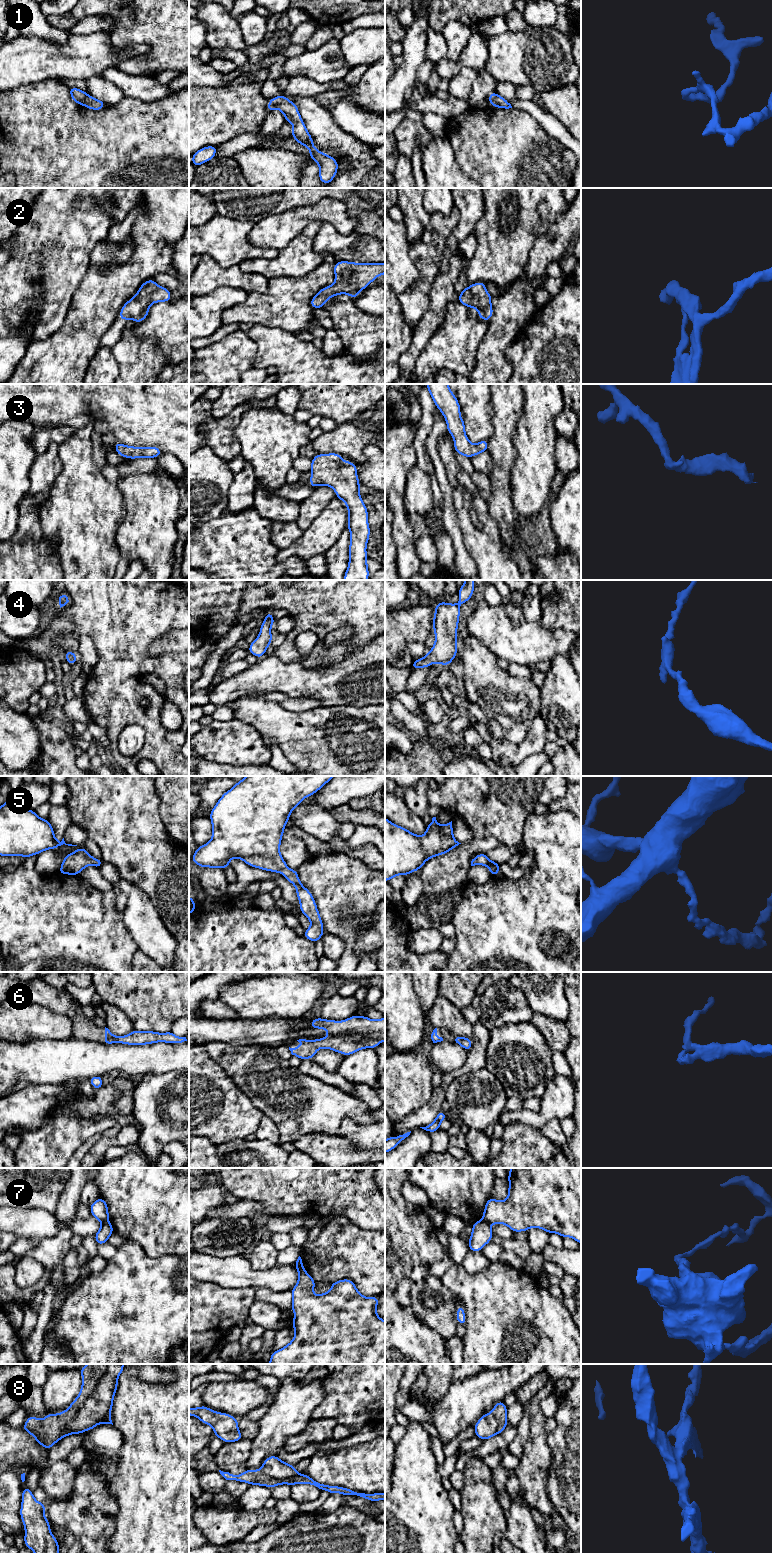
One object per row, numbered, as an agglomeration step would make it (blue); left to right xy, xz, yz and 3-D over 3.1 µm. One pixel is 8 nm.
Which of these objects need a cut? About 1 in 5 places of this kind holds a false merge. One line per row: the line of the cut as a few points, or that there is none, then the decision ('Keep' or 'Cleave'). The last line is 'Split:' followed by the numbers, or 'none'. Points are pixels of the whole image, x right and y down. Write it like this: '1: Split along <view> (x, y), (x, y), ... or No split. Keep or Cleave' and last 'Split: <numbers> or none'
1: Split along xz (287, 99), (277, 107). Cleave
2: No split. Keep
3: No split. Keep
4: No split. Keep
5: No split. Keep
6: No split. Keep
7: Split along xy (108, 1221), (102, 1223). Cleave
8: No split. Keep
Split: 1, 7

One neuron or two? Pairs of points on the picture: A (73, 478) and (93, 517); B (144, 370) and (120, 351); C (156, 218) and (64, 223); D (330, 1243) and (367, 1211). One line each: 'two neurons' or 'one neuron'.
A: one neuron
B: one neuron
C: two neurons
D: two neurons

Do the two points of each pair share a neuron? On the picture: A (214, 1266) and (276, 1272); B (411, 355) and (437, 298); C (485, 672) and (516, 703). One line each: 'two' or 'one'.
A: one
B: one
C: one

